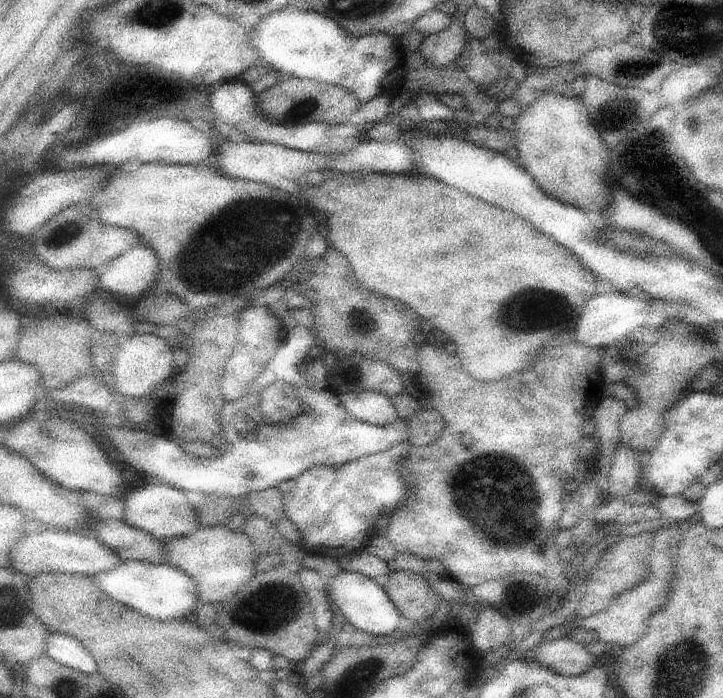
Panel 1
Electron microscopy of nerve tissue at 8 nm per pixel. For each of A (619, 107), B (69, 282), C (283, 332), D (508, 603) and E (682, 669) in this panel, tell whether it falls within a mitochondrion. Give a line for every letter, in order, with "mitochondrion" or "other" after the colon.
A: mitochondrion
B: other
C: other
D: mitochondrion
E: mitochondrion

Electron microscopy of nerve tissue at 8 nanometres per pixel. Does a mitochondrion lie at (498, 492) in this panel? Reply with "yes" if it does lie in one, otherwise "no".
yes

